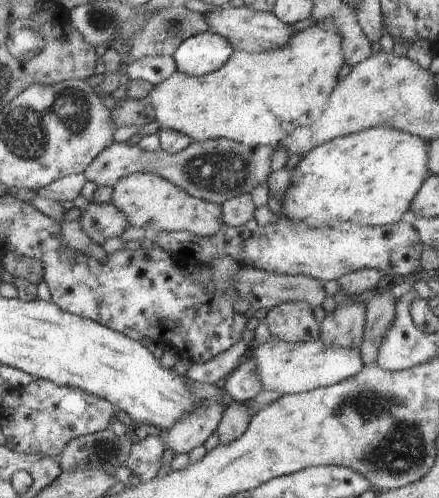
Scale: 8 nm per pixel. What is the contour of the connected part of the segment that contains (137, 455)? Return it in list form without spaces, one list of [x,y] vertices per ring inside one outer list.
[[[148,436],[140,440],[140,443],[133,445],[132,456],[126,466],[140,482],[149,482],[157,478],[157,472],[163,466],[163,454],[165,454],[165,444],[162,440],[161,437]]]

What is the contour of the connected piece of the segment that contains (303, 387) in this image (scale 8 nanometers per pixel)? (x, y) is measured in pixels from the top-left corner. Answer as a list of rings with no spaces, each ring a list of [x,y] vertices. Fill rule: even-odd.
[[[319,339],[297,344],[269,340],[257,344],[250,355],[255,362],[255,376],[259,378],[261,388],[278,395],[299,394],[337,384],[340,380],[355,376],[364,367],[358,348],[325,346]]]

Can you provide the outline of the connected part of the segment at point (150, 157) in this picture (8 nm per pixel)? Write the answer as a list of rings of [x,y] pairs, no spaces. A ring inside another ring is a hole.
[[[227,139],[191,142],[183,152],[177,154],[162,149],[147,152],[138,144],[115,141],[99,154],[84,175],[89,182],[94,182],[101,188],[114,187],[119,180],[131,174],[157,174],[185,190],[189,196],[221,206],[222,202],[249,193],[257,184],[266,180],[271,171],[273,153],[272,147],[250,147]]]

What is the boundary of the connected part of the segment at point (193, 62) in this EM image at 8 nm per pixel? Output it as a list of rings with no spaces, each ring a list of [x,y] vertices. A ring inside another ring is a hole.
[[[198,33],[193,35],[178,48],[173,58],[178,64],[178,71],[187,76],[205,76],[221,68],[227,59],[234,54],[234,47],[230,41],[215,33]]]

